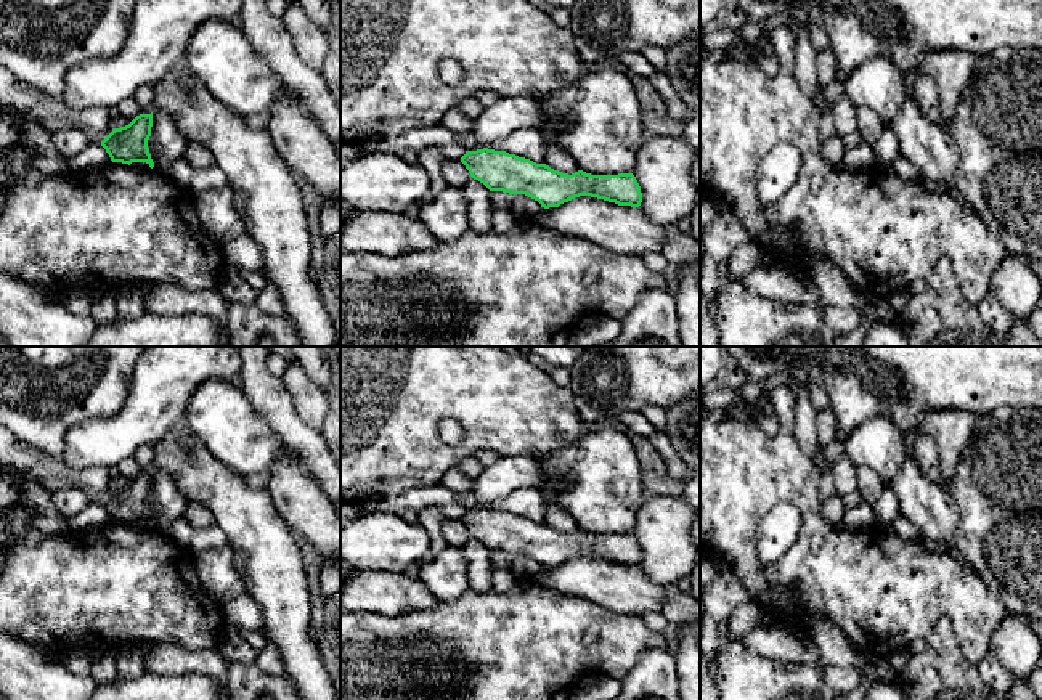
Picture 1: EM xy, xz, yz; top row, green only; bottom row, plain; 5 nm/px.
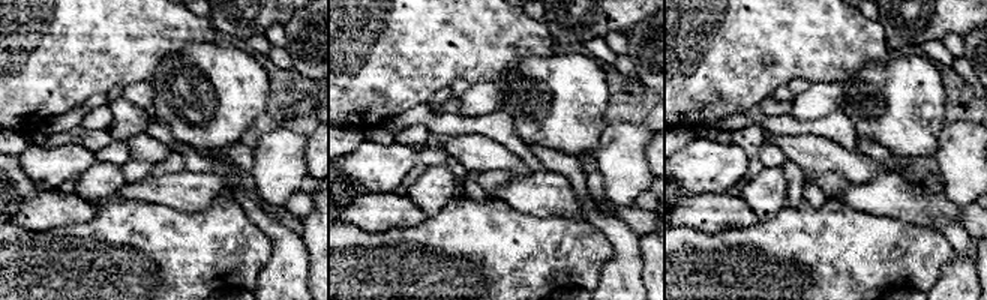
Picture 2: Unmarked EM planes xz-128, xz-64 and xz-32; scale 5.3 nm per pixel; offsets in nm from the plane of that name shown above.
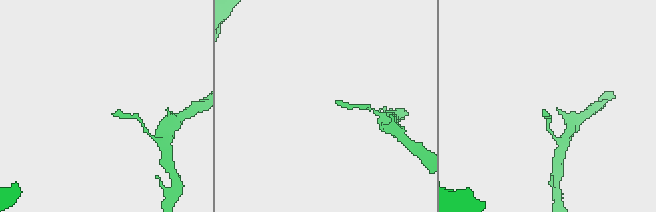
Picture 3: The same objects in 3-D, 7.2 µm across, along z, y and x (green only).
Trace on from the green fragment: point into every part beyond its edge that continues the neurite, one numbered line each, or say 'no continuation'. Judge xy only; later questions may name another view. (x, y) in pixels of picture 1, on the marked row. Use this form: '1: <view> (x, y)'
1: xy (20, 100)

